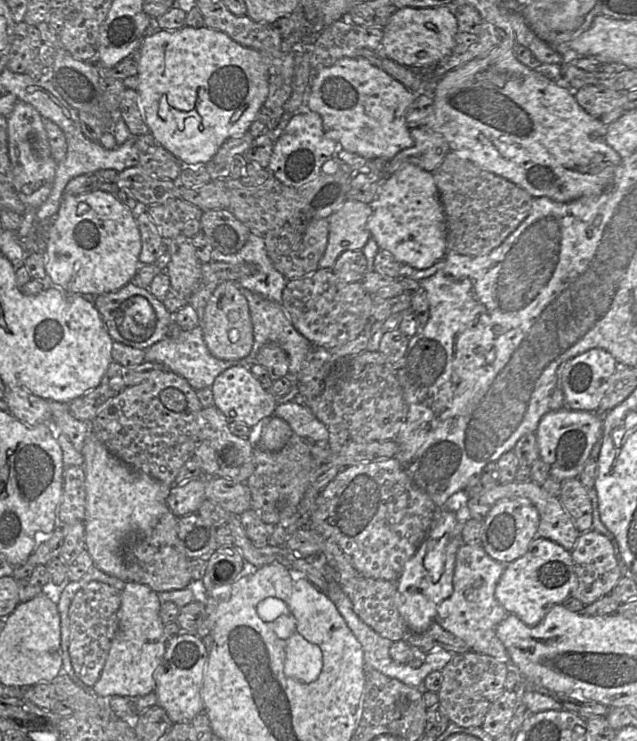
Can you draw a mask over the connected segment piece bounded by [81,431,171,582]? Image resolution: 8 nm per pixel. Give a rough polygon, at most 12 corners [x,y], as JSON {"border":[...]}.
{"border":[[92,431],[85,549],[127,582],[125,539],[153,529],[171,486],[124,463]]}

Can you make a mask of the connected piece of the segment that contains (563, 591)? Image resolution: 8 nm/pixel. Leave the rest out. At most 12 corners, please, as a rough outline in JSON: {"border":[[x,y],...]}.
{"border":[[536,536],[495,598],[533,627],[574,584],[571,553]]}

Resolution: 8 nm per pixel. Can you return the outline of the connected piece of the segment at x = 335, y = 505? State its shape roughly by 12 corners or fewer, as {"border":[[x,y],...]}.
{"border":[[389,458],[343,468],[309,524],[395,582],[437,509]]}

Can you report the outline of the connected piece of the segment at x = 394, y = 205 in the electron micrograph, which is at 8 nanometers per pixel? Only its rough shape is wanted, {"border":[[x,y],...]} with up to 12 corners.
{"border":[[432,172],[384,178],[367,229],[380,250],[427,269],[447,253]]}

